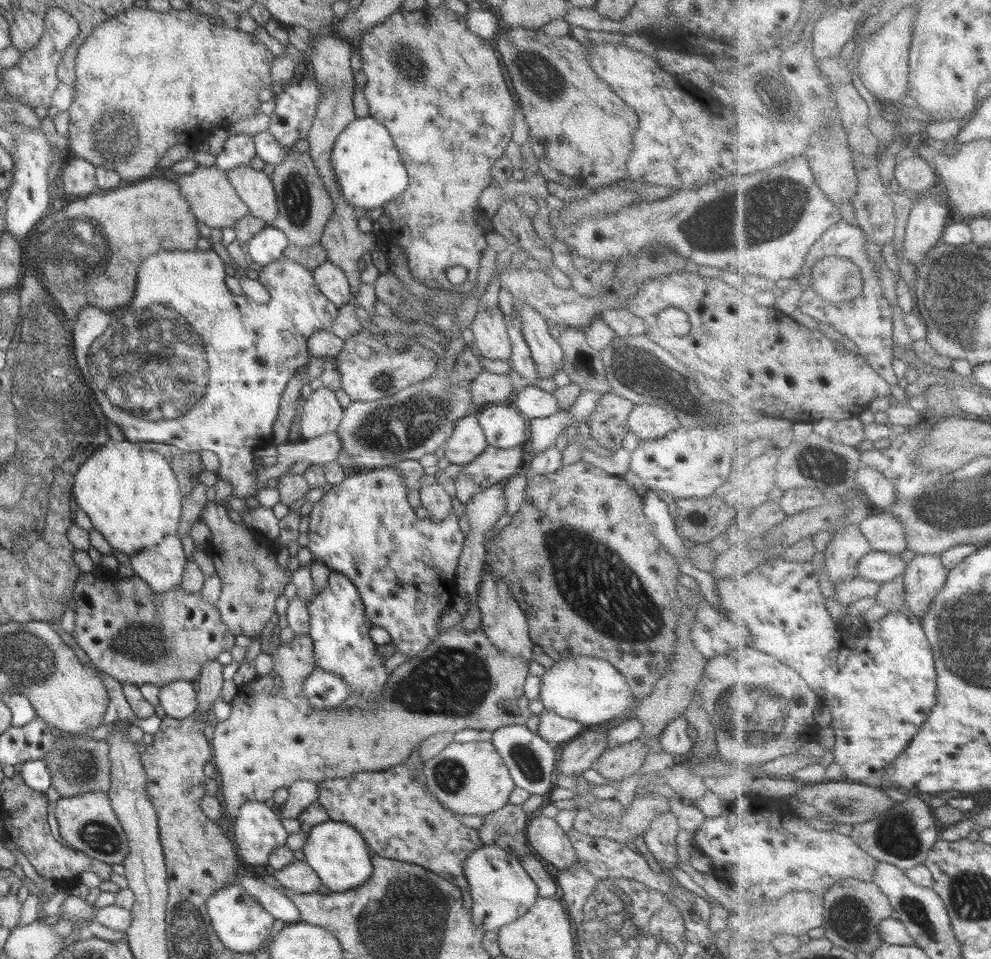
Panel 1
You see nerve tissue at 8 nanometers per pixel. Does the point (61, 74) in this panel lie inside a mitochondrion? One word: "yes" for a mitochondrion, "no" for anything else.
no

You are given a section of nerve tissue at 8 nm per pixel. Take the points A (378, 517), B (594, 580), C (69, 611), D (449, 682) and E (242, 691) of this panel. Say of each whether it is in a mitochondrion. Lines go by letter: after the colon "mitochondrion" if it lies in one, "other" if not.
A: other
B: mitochondrion
C: other
D: mitochondrion
E: other

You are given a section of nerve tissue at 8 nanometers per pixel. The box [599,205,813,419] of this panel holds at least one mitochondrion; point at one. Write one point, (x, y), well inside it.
(637, 371)

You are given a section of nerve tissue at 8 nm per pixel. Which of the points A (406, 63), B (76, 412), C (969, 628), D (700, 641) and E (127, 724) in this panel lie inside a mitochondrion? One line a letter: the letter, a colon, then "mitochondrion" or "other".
A: mitochondrion
B: mitochondrion
C: mitochondrion
D: other
E: other

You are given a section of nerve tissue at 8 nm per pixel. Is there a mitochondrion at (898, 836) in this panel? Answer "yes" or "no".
yes

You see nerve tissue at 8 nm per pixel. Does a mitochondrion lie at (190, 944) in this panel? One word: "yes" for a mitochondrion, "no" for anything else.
yes

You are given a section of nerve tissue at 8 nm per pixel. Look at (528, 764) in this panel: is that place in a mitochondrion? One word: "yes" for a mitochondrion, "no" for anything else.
yes

